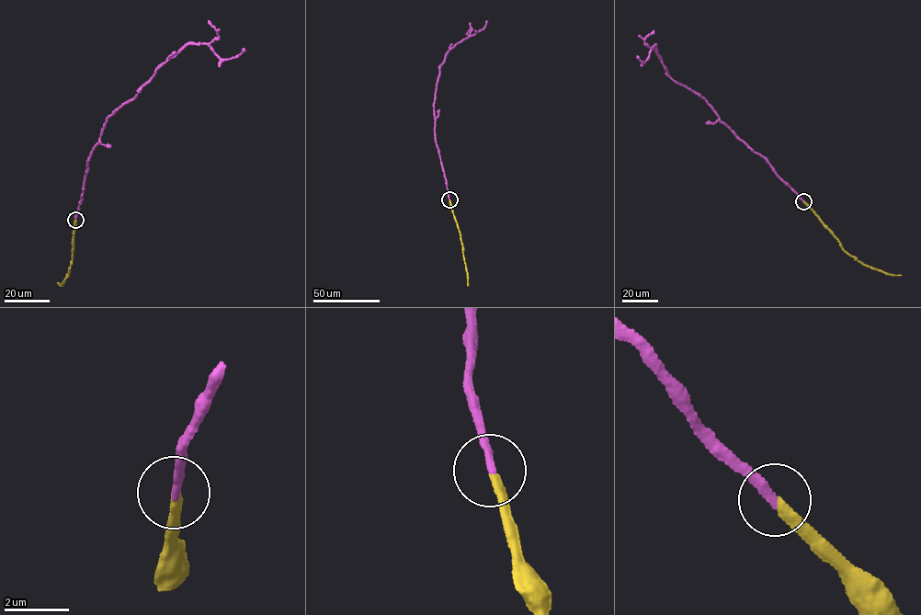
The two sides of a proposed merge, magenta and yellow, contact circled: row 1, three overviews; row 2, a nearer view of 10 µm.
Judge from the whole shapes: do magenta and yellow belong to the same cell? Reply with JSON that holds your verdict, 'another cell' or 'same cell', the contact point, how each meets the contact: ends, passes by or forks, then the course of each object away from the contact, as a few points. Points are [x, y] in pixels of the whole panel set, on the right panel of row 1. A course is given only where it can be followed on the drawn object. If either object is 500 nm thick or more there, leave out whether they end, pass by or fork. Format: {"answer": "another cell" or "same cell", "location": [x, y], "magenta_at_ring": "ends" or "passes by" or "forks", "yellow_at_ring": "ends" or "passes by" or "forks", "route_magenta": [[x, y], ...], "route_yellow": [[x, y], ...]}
{"answer": "same cell", "location": [803, 201], "magenta_at_ring": "ends", "yellow_at_ring": "ends", "route_magenta": [[803, 201], [768, 162], [720, 120], [705, 99], [673, 79], [657, 54], [656, 45], [644, 62], [637, 56]], "route_yellow": [[803, 201], [848, 254], [886, 273], [901, 275]]}

